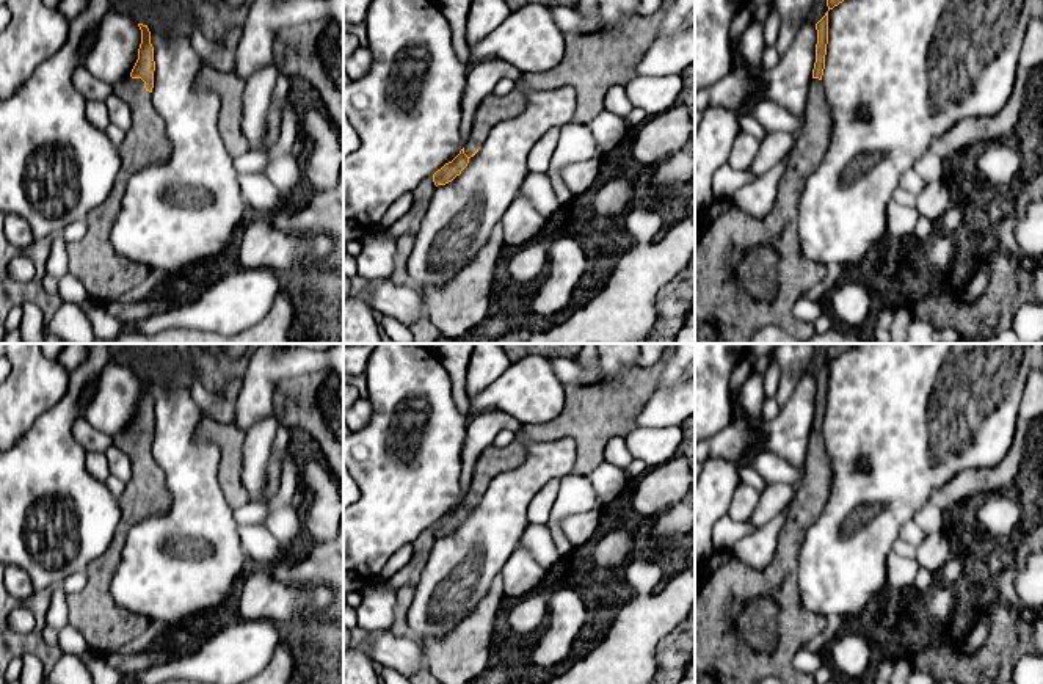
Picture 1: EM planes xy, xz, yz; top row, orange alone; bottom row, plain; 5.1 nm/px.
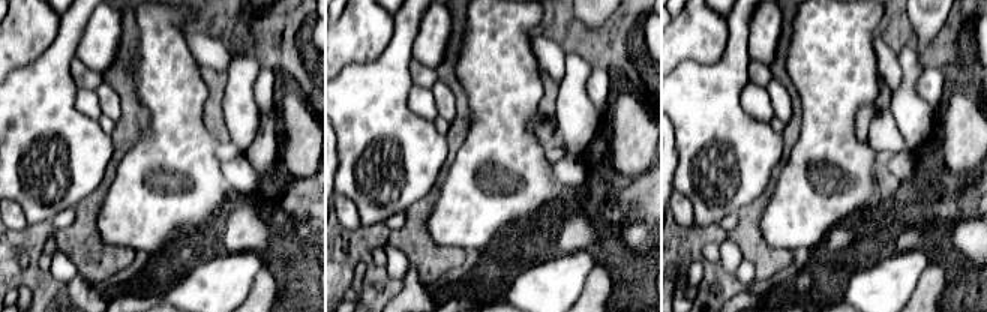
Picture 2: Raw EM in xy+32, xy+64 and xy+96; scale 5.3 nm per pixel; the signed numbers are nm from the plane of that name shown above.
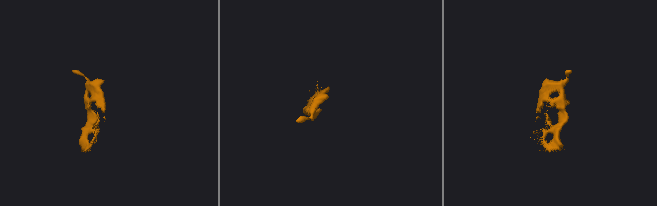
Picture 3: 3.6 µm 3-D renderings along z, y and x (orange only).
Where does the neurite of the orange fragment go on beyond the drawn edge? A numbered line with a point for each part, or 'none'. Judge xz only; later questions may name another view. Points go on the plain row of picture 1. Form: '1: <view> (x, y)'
1: xz (592, 414)

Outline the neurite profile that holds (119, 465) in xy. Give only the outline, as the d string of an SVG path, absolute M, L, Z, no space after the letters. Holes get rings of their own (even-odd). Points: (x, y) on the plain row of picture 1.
M111 446L105 452L105 457L108 461L110 474L125 485L132 478L130 458L116 446Z

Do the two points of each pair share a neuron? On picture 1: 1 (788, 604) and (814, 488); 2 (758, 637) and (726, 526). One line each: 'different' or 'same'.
1: same
2: different

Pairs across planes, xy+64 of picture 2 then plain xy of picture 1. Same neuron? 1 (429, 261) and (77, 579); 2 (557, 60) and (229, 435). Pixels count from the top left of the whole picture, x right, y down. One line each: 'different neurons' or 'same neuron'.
1: different neurons
2: different neurons

